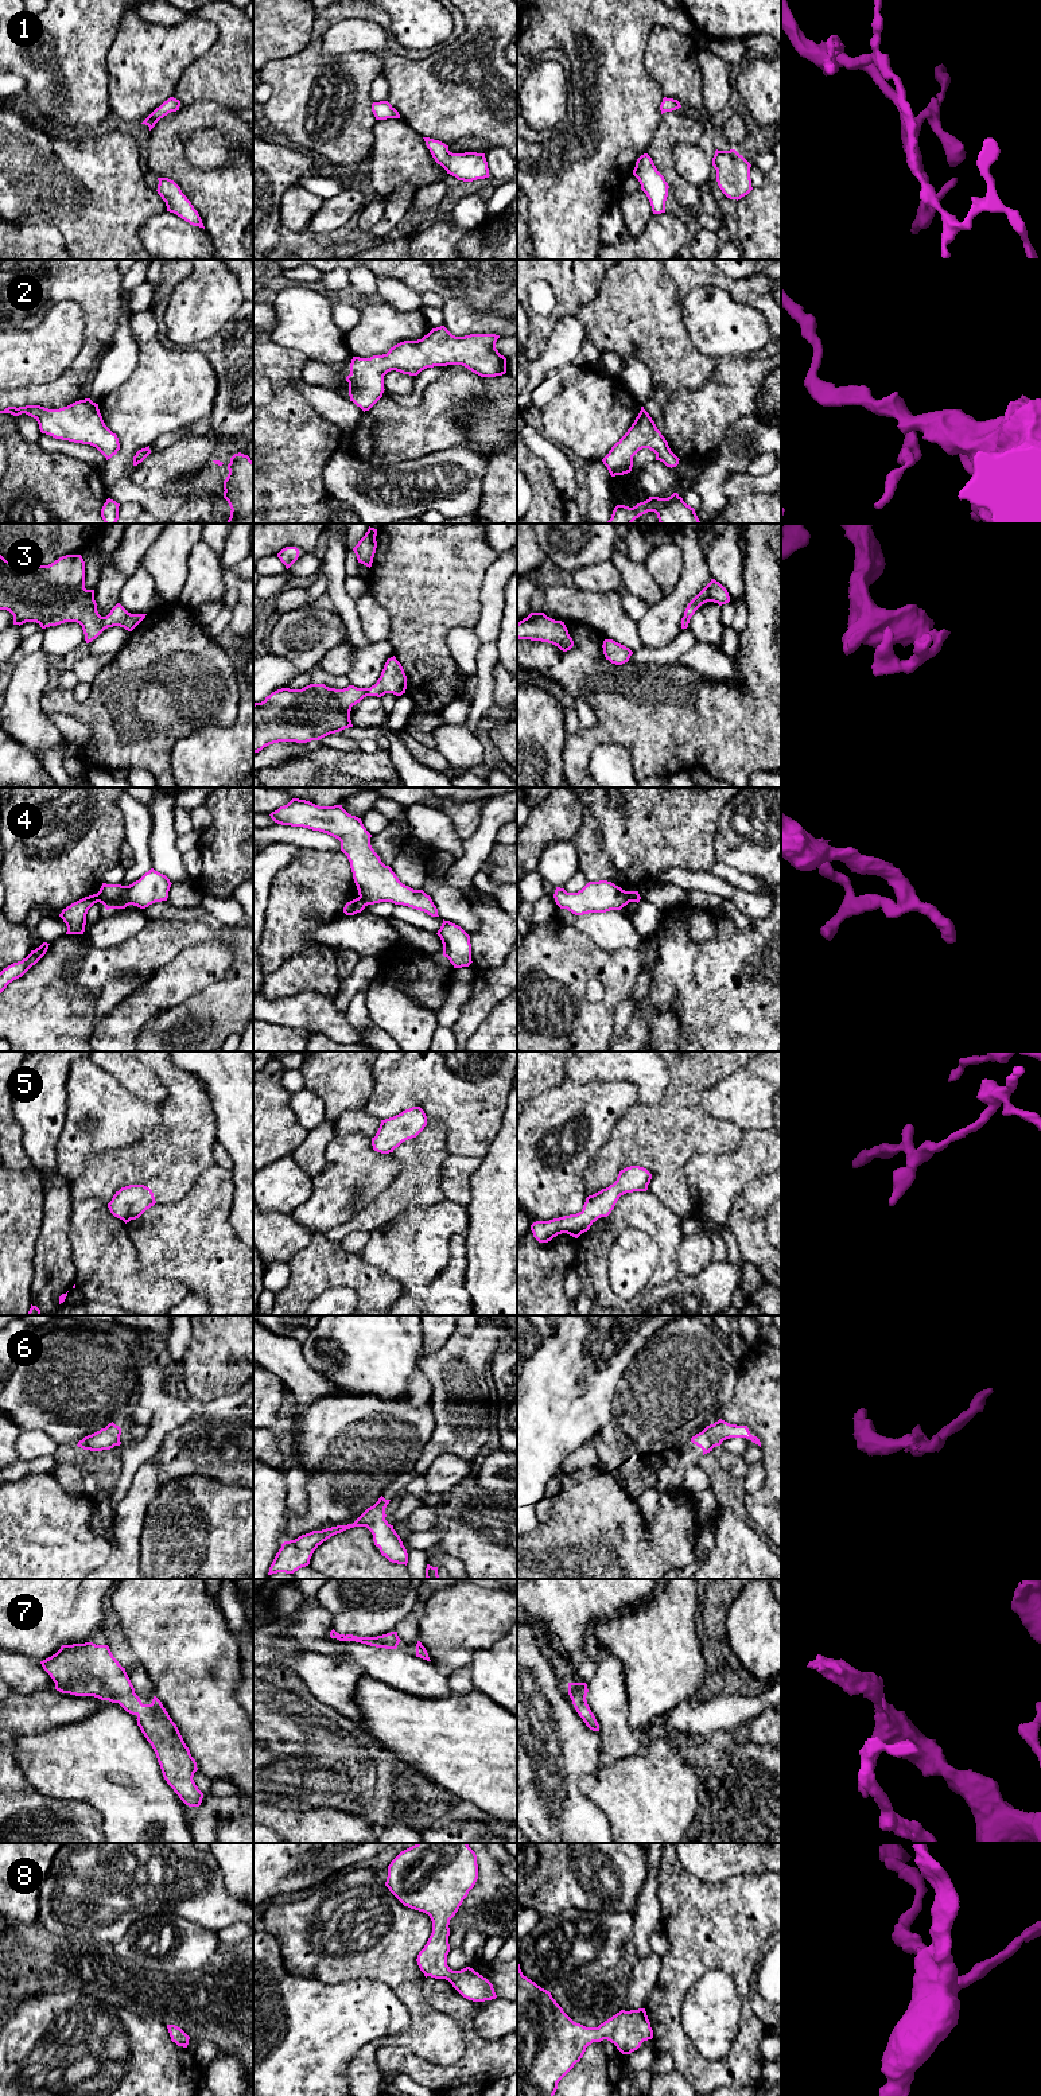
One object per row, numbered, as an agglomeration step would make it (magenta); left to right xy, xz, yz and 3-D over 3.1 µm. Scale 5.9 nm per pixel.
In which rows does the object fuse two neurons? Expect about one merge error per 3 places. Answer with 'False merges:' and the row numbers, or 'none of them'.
False merges: 4

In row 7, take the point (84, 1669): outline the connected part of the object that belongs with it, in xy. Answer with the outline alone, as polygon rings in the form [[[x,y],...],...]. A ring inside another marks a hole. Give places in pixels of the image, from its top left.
[[[62,1645],[40,1664],[57,1691],[119,1703],[127,1712],[136,1715],[137,1726],[151,1743],[167,1784],[186,1805],[201,1805],[203,1793],[193,1780],[198,1770],[197,1762],[176,1724],[156,1696],[151,1704],[141,1703],[125,1668],[113,1657],[108,1645]]]

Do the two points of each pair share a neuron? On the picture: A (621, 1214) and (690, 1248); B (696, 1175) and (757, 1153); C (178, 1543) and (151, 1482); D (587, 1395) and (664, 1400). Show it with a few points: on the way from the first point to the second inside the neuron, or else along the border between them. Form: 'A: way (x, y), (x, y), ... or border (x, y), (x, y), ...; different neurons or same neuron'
A: border (684, 1236), (678, 1249), (678, 1274); different neurons
B: way (711, 1175), (725, 1175), (742, 1165); same neuron
C: border (163, 1484), (147, 1509), (144, 1524); different neurons
D: border (626, 1368), (614, 1396), (613, 1416), (603, 1426); different neurons

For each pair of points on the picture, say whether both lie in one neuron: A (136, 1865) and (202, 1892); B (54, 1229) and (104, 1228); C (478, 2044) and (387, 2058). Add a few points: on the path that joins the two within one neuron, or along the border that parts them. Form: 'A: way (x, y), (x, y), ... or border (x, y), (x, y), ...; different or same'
A: way (147, 1882), (156, 1892), (185, 1892); same
B: border (70, 1201), (70, 1258), (73, 1260); different
C: way (461, 2068), (455, 2073), (424, 2073), (411, 2064); same

